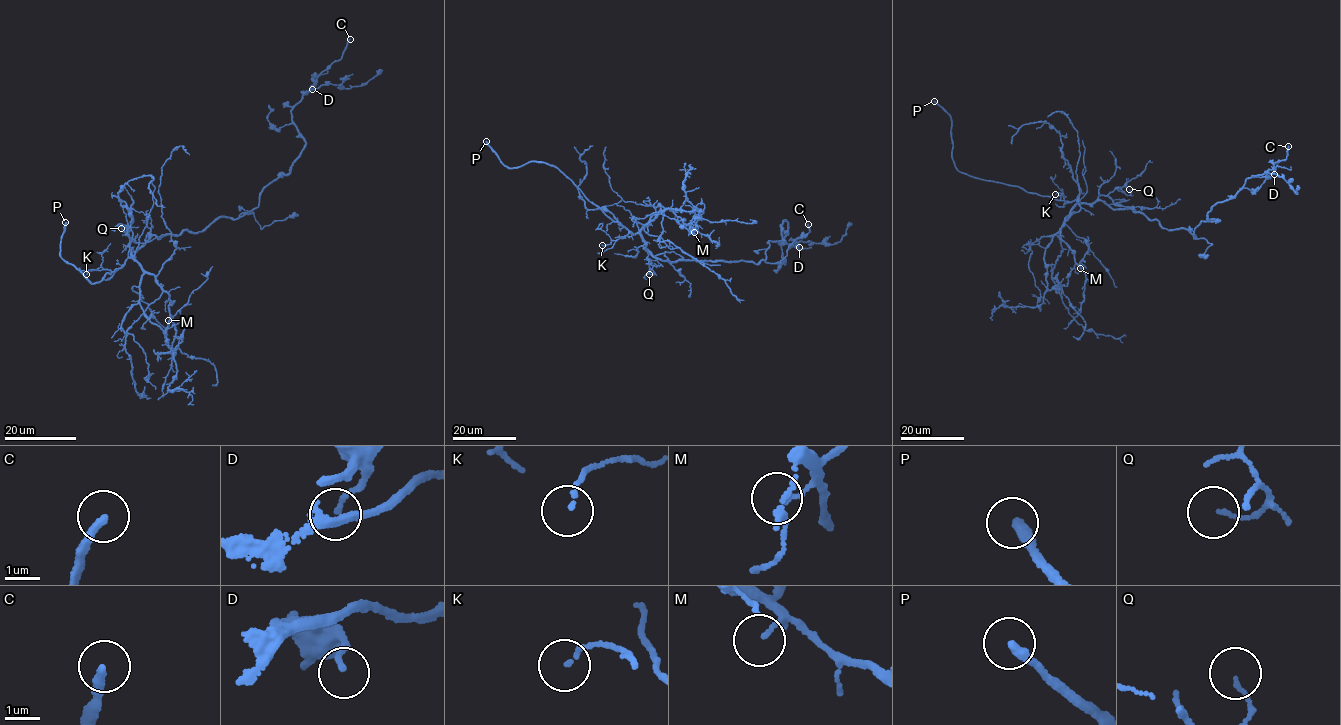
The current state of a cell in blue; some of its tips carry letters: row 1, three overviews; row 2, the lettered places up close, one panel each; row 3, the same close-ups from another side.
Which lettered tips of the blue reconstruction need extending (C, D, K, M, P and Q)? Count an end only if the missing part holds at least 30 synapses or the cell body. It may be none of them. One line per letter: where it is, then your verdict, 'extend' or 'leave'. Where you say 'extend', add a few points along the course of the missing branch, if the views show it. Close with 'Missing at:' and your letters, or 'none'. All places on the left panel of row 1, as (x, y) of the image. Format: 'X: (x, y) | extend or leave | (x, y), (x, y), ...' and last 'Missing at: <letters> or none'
C: (350, 39) | extend | (350, 39), (354, 32), (372, 24), (370, 5), (366, 0)
D: (312, 89) | leave
K: (86, 274) | leave
M: (168, 320) | leave
P: (65, 222) | extend | (65, 222), (78, 223), (104, 216)
Q: (121, 228) | leave
Missing at: C, P

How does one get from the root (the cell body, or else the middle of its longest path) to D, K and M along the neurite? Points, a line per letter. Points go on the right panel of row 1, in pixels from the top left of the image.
D: (1155, 219), (1197, 239), (1194, 229), (1213, 222), (1207, 213), (1213, 205), (1233, 198), (1249, 177), (1274, 174)
K: (1155, 219), (1132, 206), (1117, 209), (1101, 201), (1085, 203), (1075, 199), (1065, 204), (1061, 193), (1055, 194)
M: (1155, 219), (1150, 220), (1132, 206), (1117, 209), (1101, 201), (1074, 204), (1066, 215), (1060, 236), (1080, 268)

